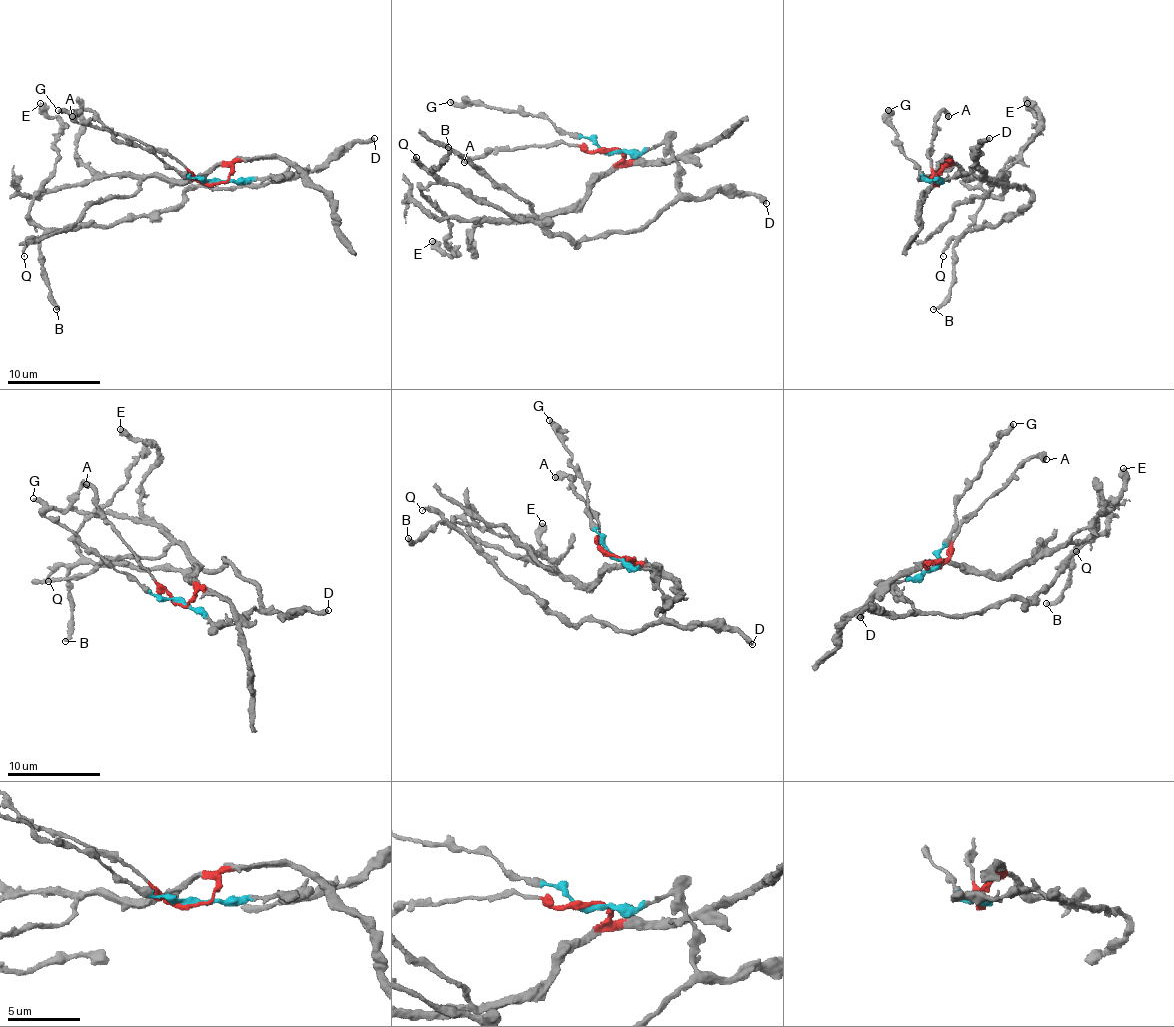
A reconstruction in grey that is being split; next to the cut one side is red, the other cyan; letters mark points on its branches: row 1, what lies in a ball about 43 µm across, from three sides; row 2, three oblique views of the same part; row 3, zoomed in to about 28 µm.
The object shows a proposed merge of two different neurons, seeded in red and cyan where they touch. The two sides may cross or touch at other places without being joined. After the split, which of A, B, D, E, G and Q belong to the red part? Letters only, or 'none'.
A

